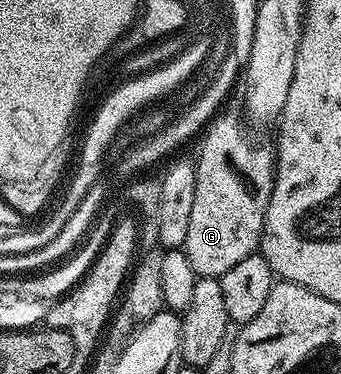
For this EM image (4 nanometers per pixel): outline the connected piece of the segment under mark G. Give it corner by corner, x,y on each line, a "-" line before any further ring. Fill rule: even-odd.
220,112
207,126
195,162
197,192
193,195
193,211
185,218
182,250
196,278
220,278
229,267
260,248
267,204
275,182
274,148
270,144
262,145
250,133
252,130
242,116
227,112
-
247,185
255,185
255,193

